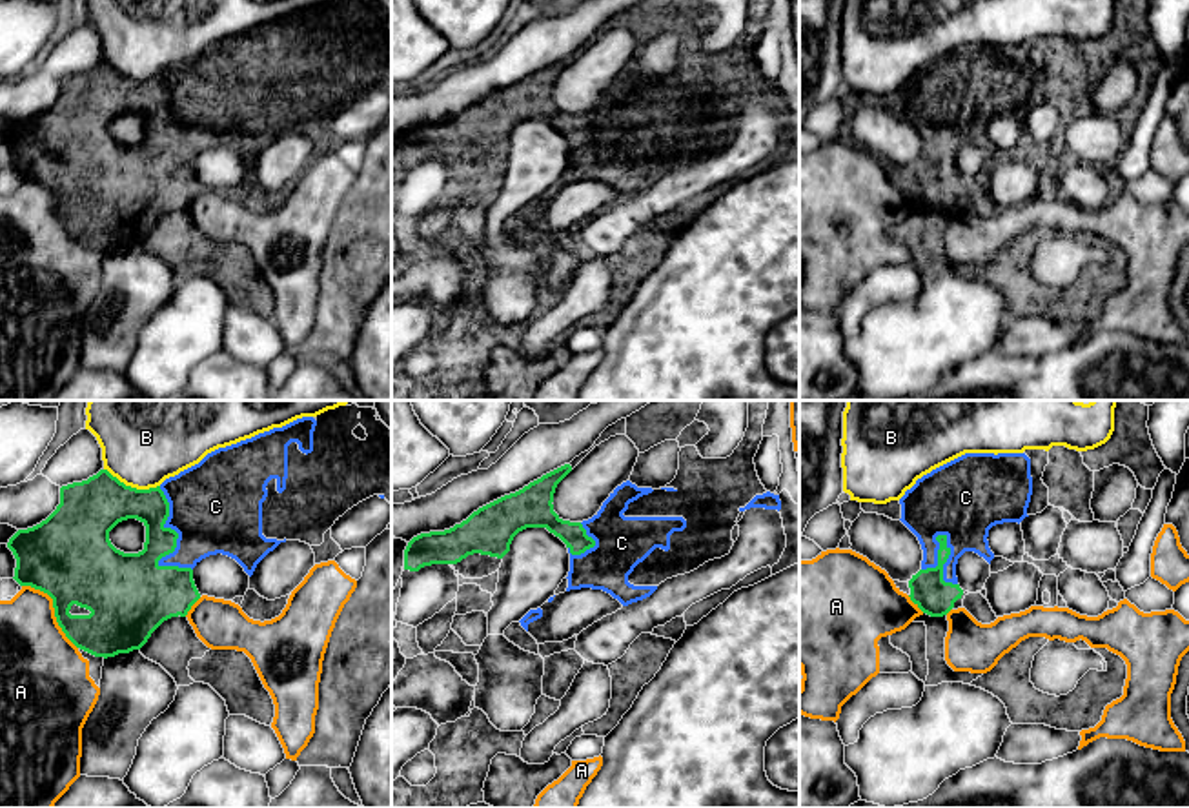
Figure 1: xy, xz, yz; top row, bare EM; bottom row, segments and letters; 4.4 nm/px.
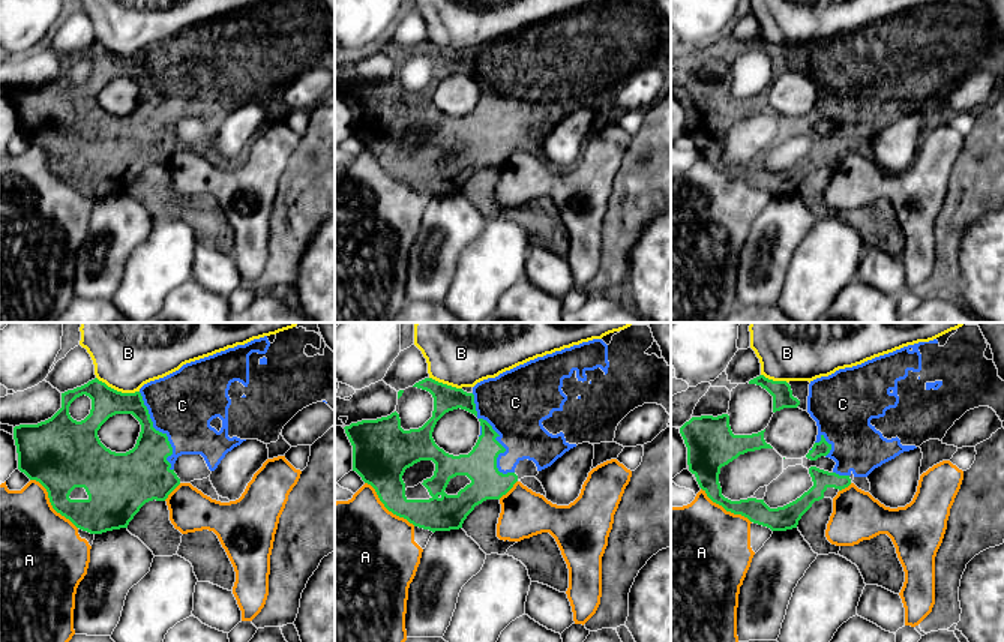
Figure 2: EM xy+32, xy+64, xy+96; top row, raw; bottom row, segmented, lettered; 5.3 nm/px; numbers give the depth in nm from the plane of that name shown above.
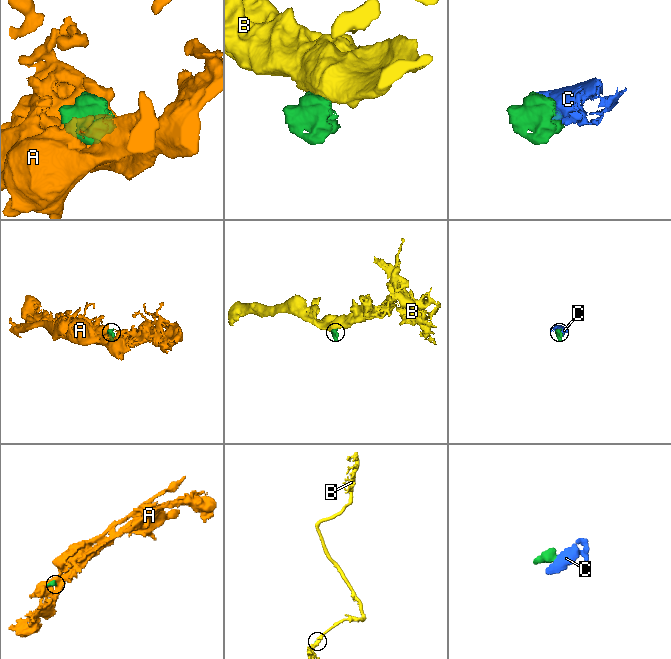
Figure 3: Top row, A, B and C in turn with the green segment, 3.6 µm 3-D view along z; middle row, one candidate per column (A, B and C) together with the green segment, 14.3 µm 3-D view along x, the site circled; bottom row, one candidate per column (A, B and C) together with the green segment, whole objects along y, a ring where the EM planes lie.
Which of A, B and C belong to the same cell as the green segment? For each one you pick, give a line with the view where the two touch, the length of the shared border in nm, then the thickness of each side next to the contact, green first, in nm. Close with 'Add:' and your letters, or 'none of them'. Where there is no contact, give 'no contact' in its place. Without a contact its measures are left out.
C: meets green in xy; contact 400 nm long; 260 nm thick on the green side, 420 nm on the other
Add: C

